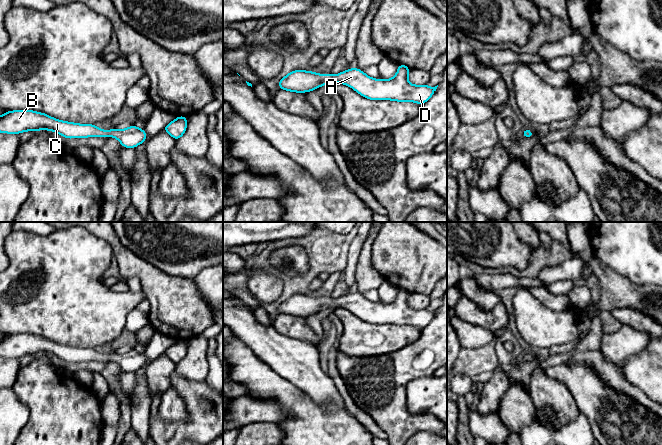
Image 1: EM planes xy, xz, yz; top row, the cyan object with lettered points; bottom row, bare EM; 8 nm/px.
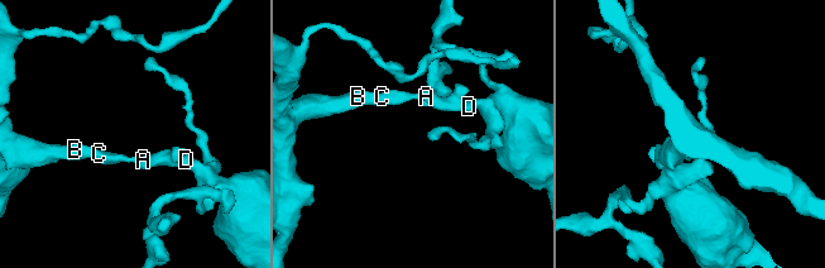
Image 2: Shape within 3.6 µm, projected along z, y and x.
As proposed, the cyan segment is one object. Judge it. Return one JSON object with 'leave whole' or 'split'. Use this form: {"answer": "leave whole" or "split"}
{"answer": "leave whole"}

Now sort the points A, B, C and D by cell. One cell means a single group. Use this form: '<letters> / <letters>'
A B C D

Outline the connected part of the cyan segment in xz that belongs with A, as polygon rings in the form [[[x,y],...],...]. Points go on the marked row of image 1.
[[[398,64],[396,75],[388,80],[374,79],[358,68],[350,68],[337,75],[317,74],[313,71],[294,70],[277,83],[281,90],[305,93],[329,83],[341,83],[370,100],[392,100],[424,104],[435,93],[437,86],[412,85],[408,81],[411,69]]]

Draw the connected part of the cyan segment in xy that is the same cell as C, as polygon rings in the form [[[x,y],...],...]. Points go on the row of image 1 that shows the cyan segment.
[[[13,110],[0,116],[0,132],[2,133],[20,134],[38,130],[54,131],[67,139],[93,136],[114,137],[119,140],[123,148],[135,148],[148,137],[144,129],[135,125],[123,130],[113,128],[107,131],[94,124],[66,122],[33,110]]]

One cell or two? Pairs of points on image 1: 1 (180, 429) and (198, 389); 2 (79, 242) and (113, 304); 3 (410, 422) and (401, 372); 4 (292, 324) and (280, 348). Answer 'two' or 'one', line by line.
1: one
2: one
3: one
4: two

